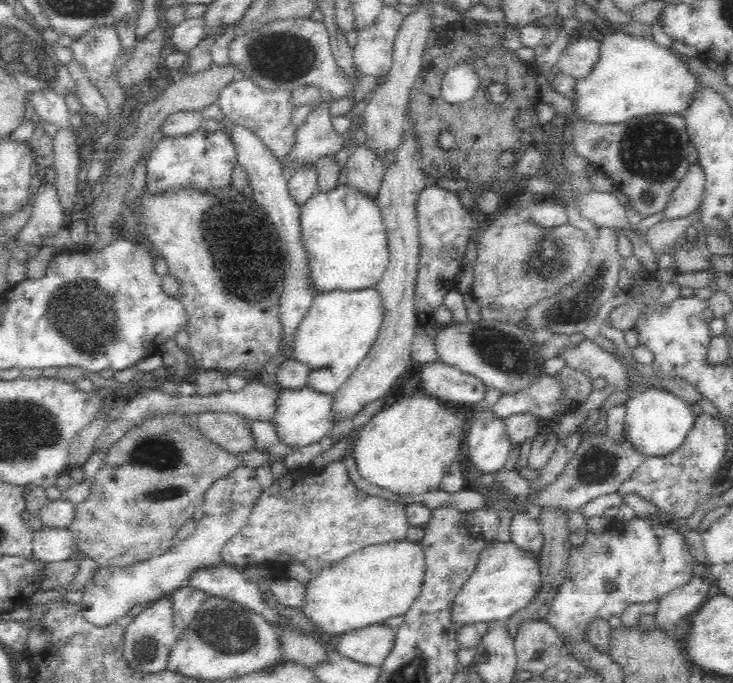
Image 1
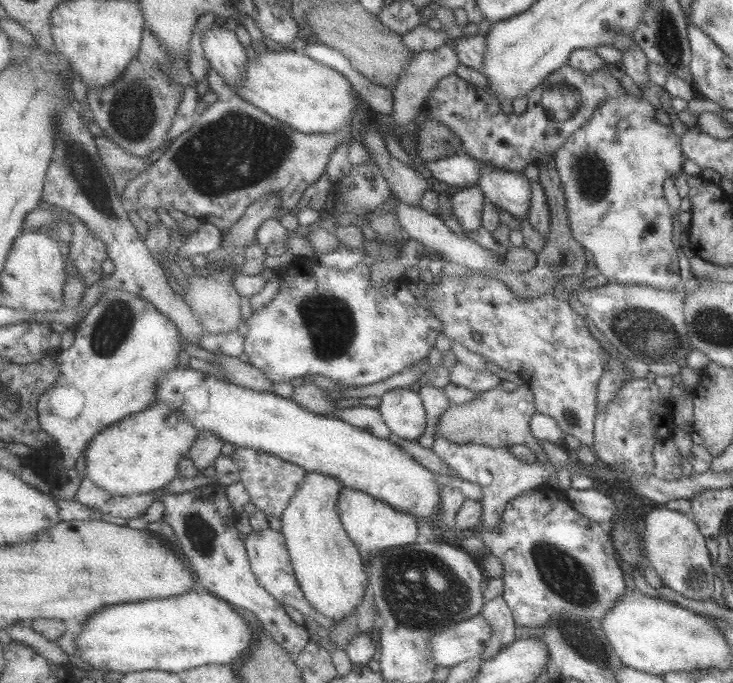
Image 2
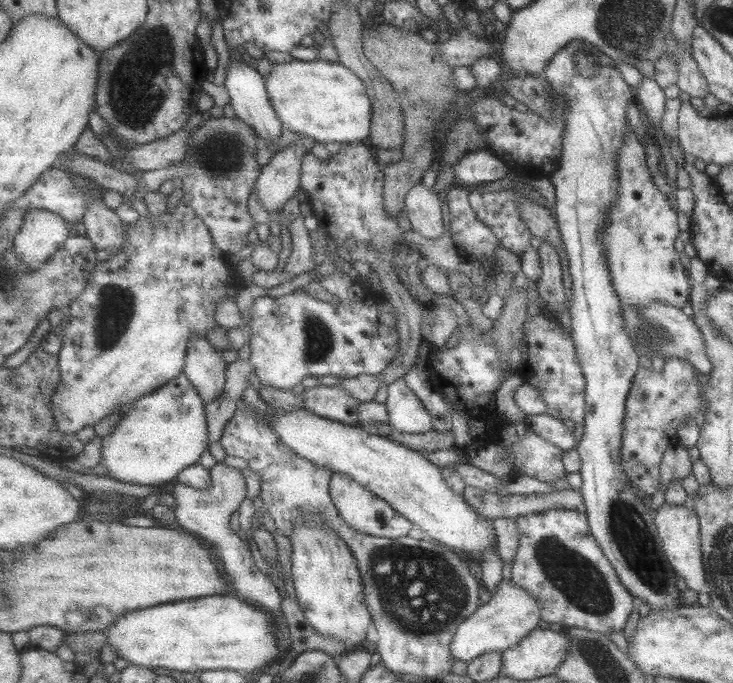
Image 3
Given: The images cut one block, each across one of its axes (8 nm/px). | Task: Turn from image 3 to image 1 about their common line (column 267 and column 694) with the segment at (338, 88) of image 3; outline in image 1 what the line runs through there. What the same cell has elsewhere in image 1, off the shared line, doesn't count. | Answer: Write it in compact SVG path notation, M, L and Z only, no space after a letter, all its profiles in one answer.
M618 30L608 36L600 36L598 60L584 78L574 78L574 105L572 110L580 116L580 121L598 125L613 125L626 122L634 117L658 114L680 114L684 117L684 108L688 106L690 94L694 92L698 79L690 72L688 64L678 58L671 49L658 45L653 40L634 35L633 31Z

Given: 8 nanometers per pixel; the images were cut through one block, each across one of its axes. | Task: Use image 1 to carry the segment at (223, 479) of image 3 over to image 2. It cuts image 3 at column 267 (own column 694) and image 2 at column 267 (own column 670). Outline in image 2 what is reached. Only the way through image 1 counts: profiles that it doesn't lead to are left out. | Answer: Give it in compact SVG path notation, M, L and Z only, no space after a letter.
M219 482L203 485L181 494L165 494L162 518L174 528L176 538L180 542L182 552L187 556L187 562L197 574L197 582L207 586L211 592L219 594L219 598L230 602L241 608L246 608L253 612L258 620L263 624L263 628L275 639L285 650L298 654L310 643L309 632L301 624L297 624L287 612L285 605L275 598L258 580L252 567L252 561L246 547L246 541L241 540L239 530L235 529L237 514L229 502L227 496L227 485Z

